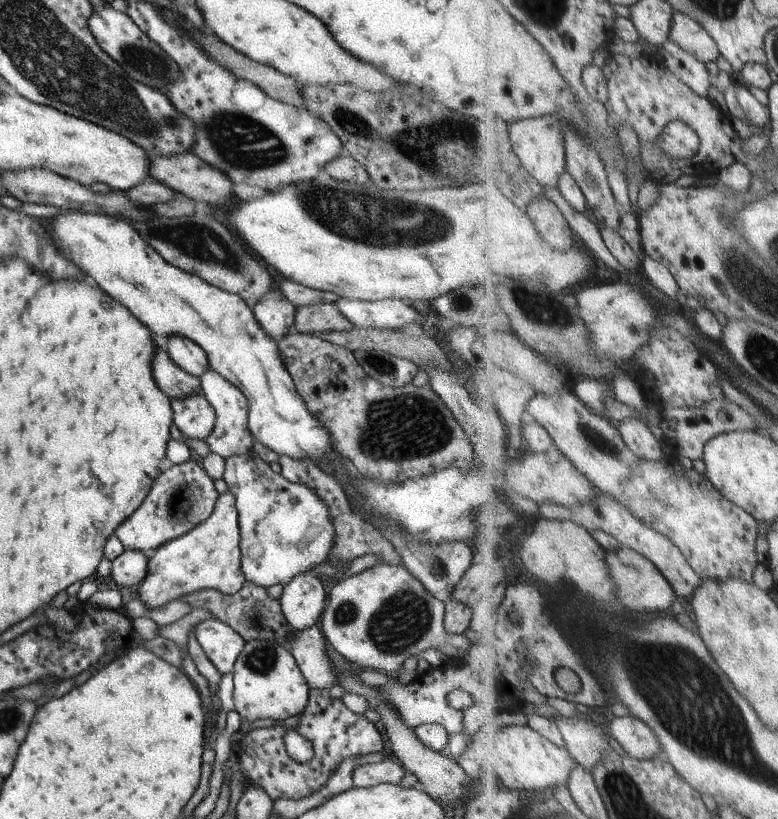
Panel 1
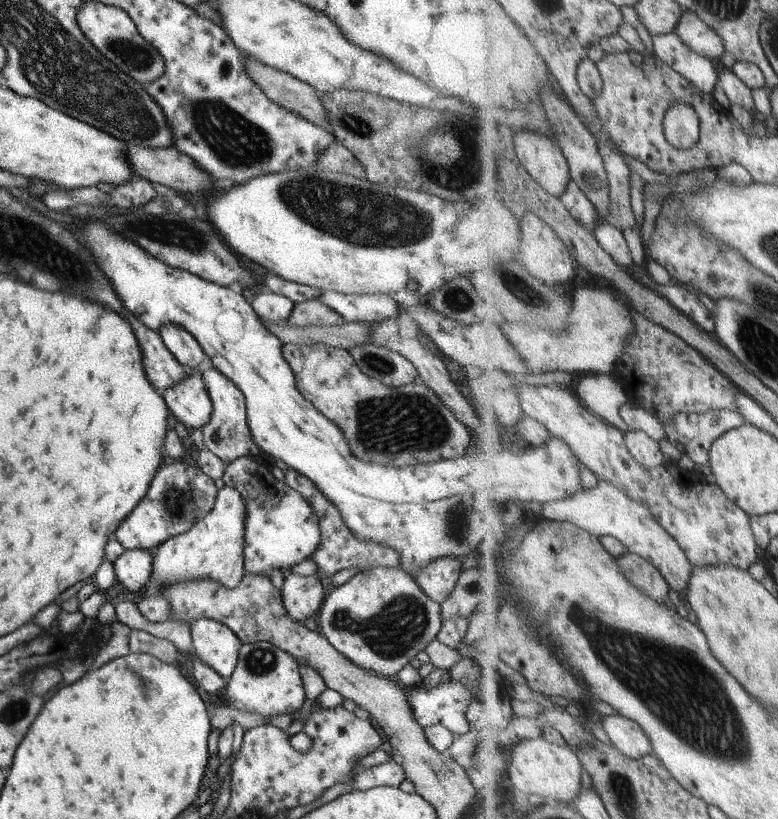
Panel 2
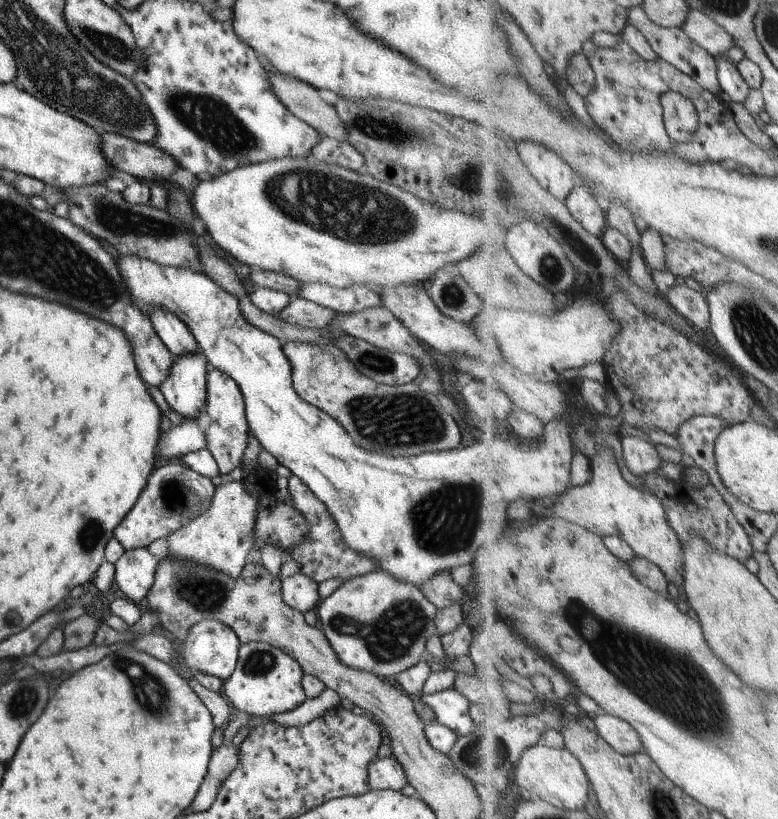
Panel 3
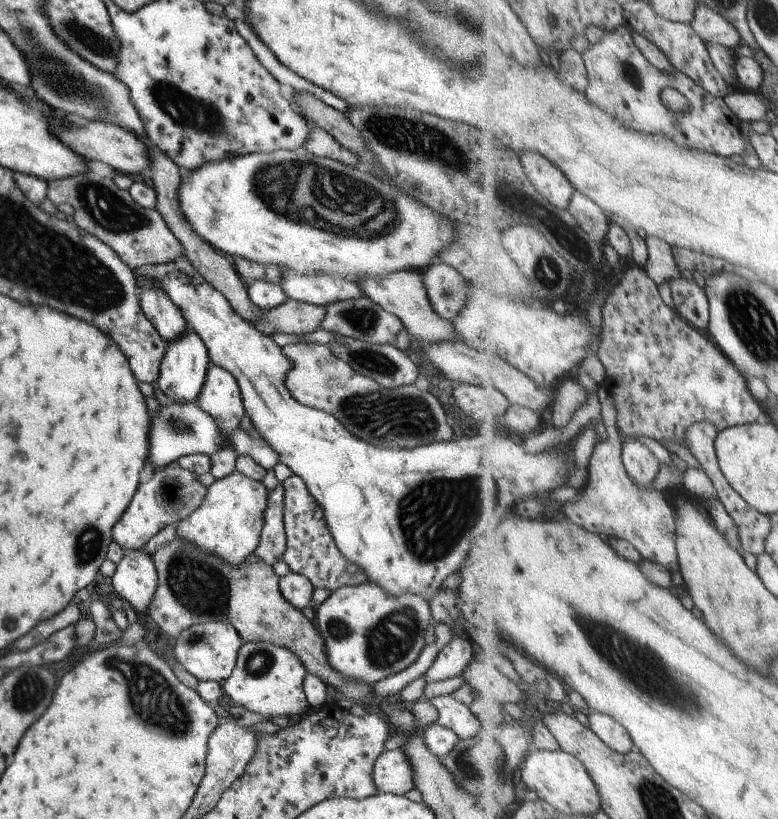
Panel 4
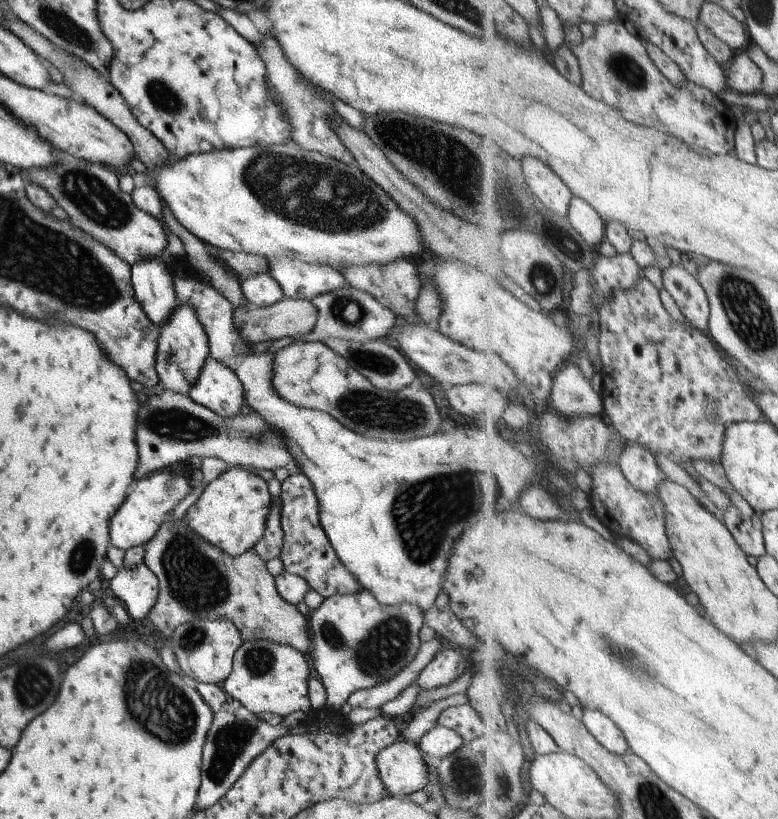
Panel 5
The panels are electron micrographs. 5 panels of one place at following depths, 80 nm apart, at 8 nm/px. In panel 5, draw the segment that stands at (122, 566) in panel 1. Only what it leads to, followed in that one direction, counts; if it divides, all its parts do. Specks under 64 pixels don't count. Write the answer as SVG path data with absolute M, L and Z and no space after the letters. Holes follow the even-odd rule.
M143 563L119 567L110 578L109 594L124 605L124 613L131 619L143 619L155 604L158 580Z

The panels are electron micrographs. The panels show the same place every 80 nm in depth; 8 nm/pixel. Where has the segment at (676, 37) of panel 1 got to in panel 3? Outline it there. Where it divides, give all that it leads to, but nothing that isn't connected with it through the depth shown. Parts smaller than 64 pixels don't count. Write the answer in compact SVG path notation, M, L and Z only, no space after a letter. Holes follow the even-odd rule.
M691 8L683 30L691 37L691 40L707 49L715 58L725 56L734 45L733 37L727 30L702 10Z

